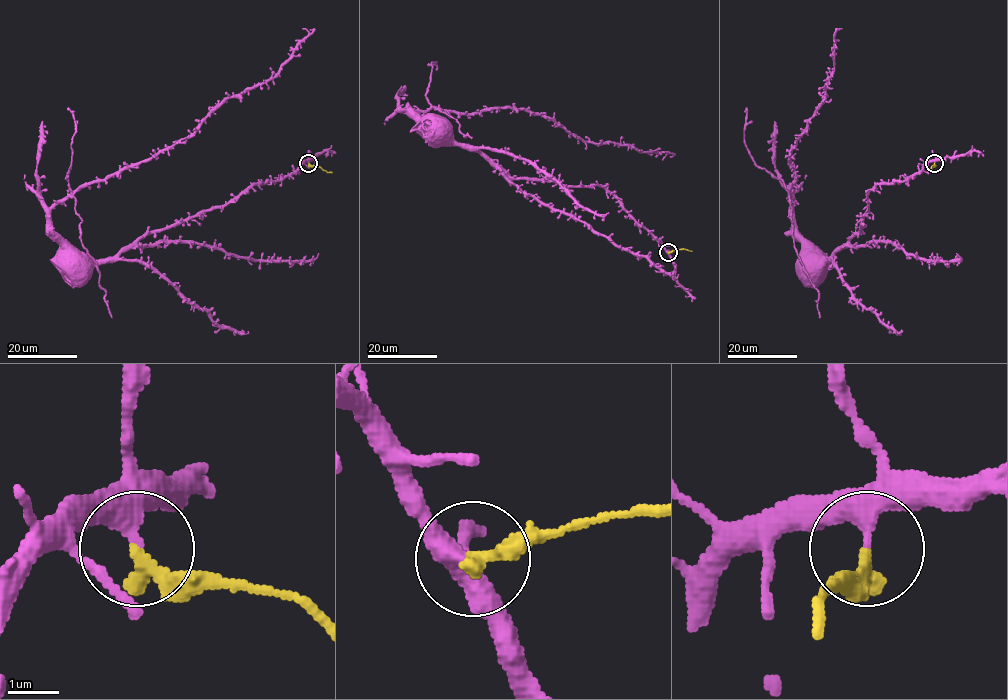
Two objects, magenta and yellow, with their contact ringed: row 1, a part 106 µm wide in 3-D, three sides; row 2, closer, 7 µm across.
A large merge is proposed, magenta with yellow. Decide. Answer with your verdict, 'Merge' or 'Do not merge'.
Do not merge

